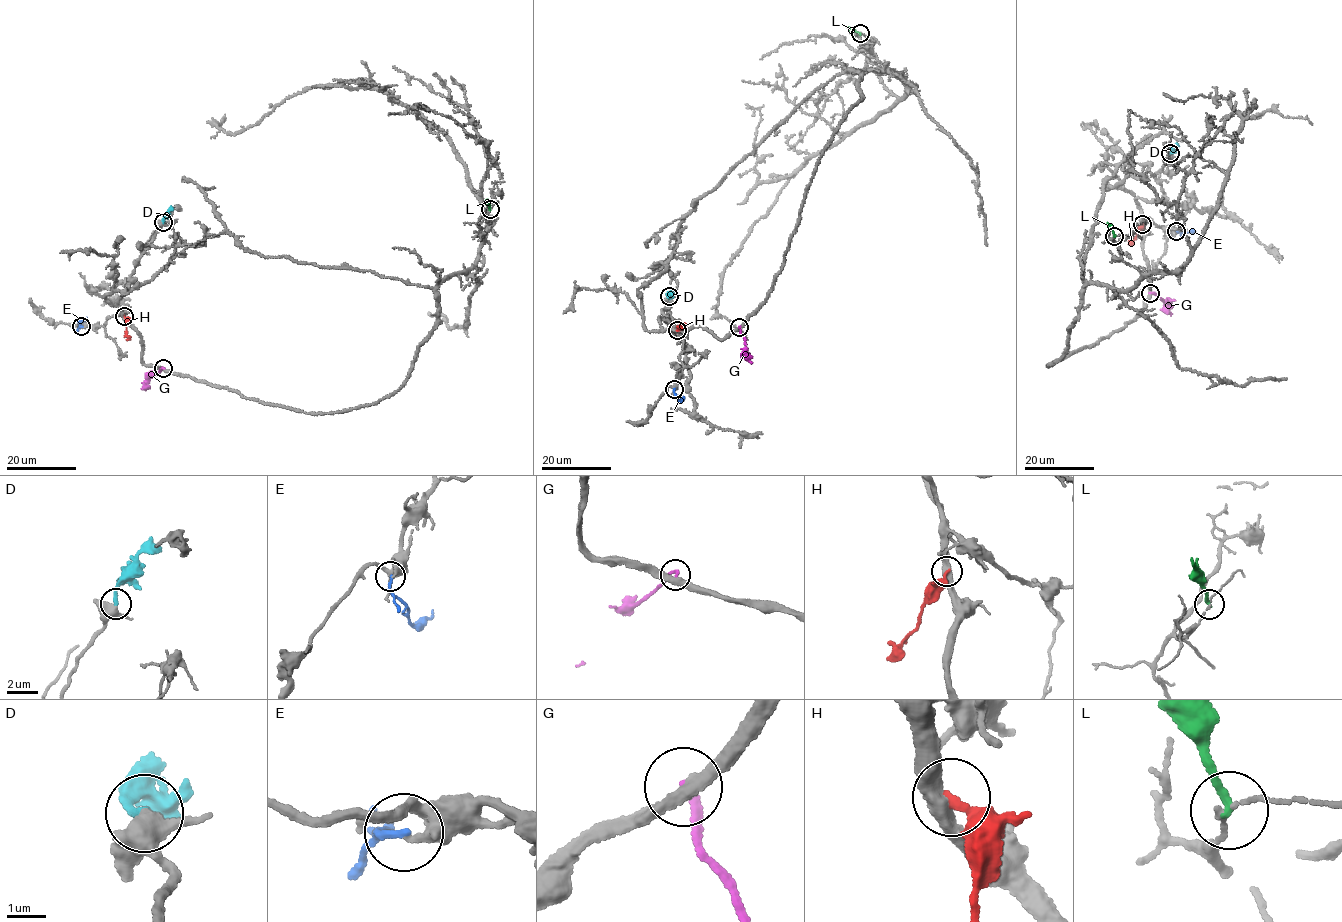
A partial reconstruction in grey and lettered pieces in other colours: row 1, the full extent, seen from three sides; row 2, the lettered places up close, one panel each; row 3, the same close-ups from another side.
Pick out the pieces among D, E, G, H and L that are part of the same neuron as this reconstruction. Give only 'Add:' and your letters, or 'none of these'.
Add: D

